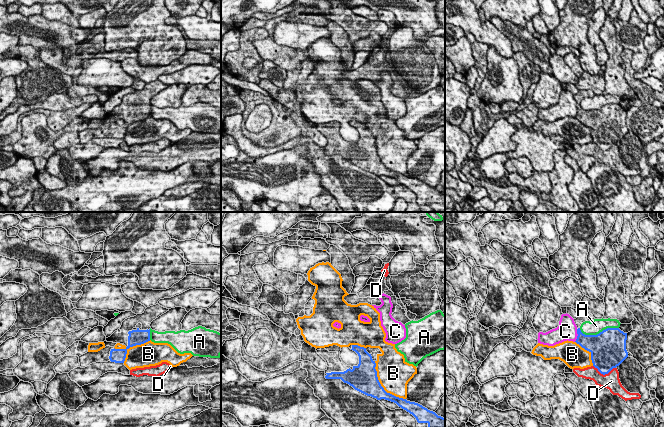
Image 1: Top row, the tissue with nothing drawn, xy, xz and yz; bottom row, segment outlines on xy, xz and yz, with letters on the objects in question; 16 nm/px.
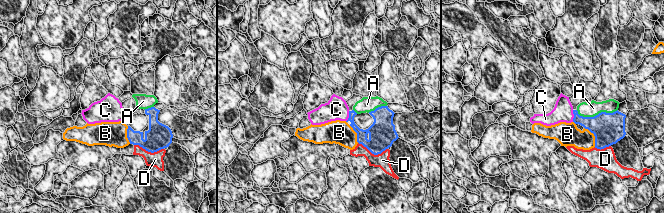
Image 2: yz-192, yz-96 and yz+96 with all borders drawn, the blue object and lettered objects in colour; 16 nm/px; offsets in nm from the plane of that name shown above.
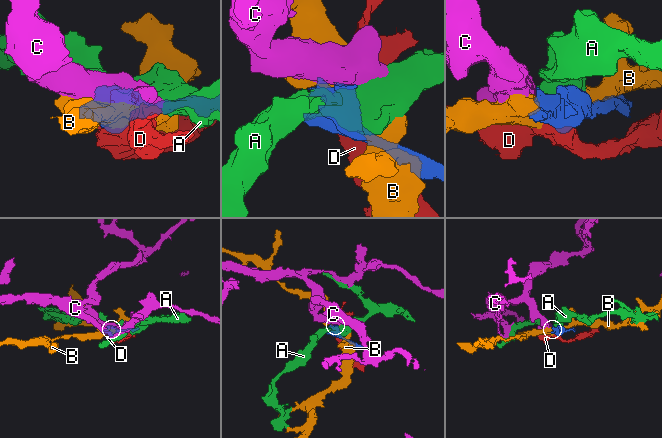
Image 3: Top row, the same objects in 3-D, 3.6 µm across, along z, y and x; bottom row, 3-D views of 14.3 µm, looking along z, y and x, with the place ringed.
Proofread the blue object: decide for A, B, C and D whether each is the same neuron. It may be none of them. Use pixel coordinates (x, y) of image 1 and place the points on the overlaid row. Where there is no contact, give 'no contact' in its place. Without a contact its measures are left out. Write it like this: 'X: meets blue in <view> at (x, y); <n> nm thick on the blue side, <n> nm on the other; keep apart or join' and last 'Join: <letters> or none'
A: meets blue in yz at (599, 333); 500 nm thick on the blue side, 240 nm on the other; keep apart
B: meets blue in xy at (132, 346); 260 nm thick on the blue side, 380 nm on the other; keep apart
C: meets blue in yz at (578, 335); 280 nm thick on the blue side, 320 nm on the other; keep apart
D: meets blue in yz at (604, 374); 380 nm thick on the blue side, 280 nm on the other; keep apart
Join: none

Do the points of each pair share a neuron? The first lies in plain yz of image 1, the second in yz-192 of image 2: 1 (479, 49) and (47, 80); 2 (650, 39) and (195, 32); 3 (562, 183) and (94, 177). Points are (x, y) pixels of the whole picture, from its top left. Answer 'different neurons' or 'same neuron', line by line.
1: different neurons
2: different neurons
3: different neurons

